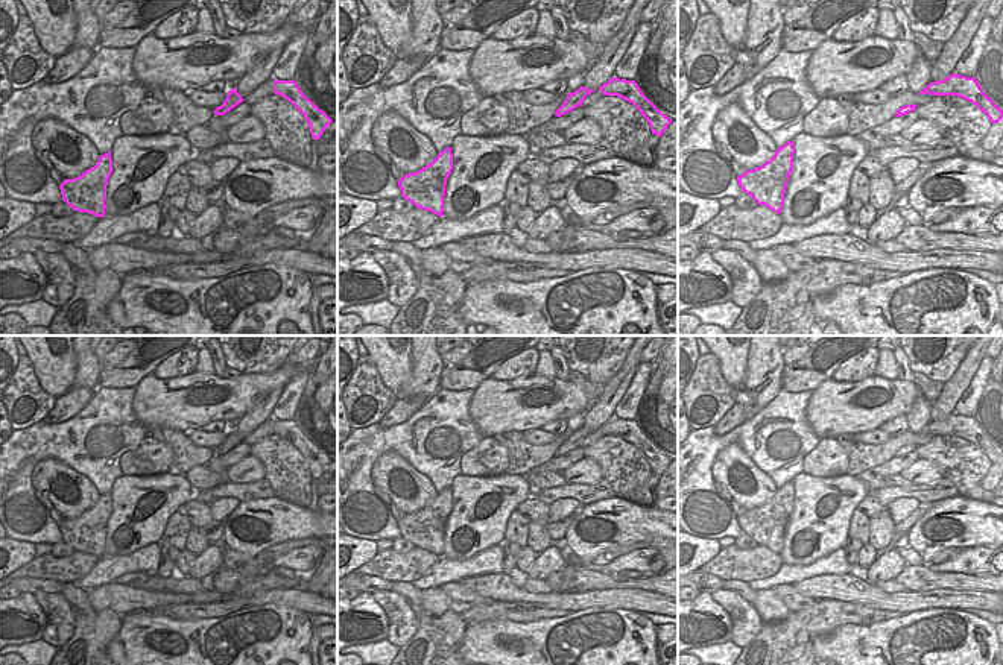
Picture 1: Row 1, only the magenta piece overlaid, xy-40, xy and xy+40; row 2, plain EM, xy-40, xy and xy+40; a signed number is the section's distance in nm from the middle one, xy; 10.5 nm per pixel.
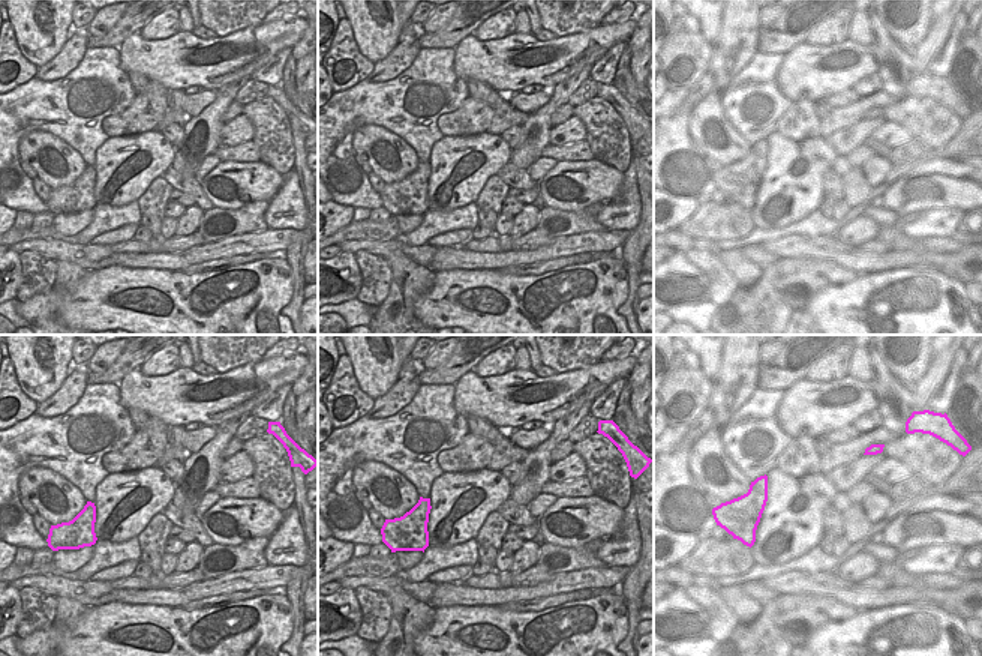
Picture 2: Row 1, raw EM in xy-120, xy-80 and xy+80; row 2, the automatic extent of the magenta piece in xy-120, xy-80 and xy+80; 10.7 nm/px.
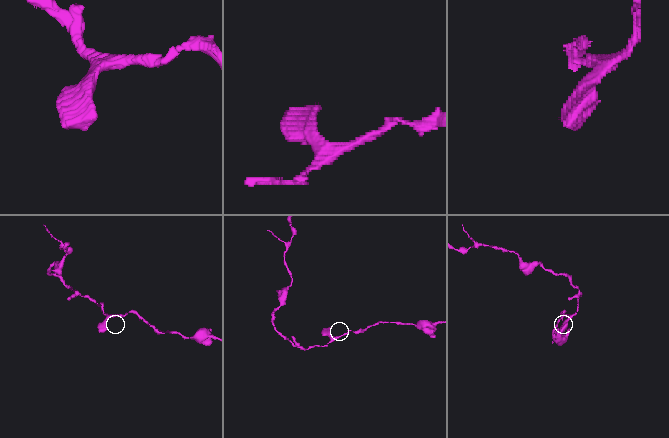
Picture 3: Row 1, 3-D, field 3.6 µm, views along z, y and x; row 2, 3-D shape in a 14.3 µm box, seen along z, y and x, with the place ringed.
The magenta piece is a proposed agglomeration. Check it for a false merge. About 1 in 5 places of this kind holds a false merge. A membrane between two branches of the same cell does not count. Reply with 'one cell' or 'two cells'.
one cell

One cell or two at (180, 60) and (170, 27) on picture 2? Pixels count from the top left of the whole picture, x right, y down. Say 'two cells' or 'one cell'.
two cells

